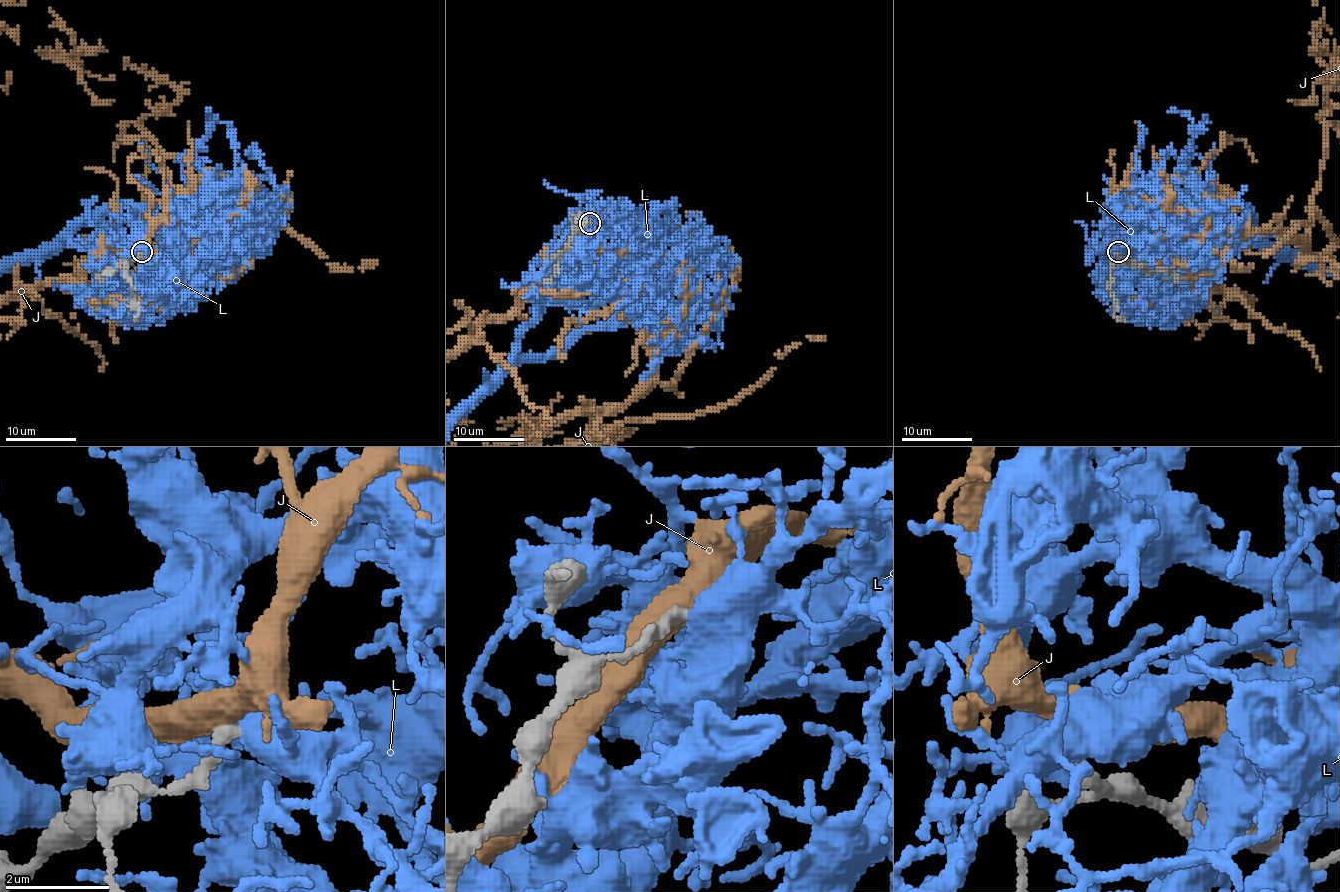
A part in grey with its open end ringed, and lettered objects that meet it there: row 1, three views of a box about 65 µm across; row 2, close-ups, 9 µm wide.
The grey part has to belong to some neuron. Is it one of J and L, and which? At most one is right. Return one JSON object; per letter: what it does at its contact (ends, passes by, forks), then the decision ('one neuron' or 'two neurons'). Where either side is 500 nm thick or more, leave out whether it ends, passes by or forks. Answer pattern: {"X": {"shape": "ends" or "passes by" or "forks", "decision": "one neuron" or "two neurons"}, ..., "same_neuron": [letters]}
{"J": {"decision": "two neurons"}, "L": {"decision": "two neurons"}, "same_neuron": []}

